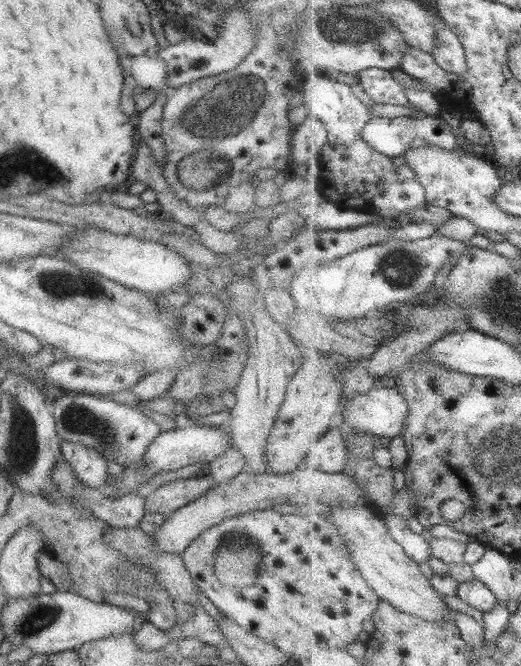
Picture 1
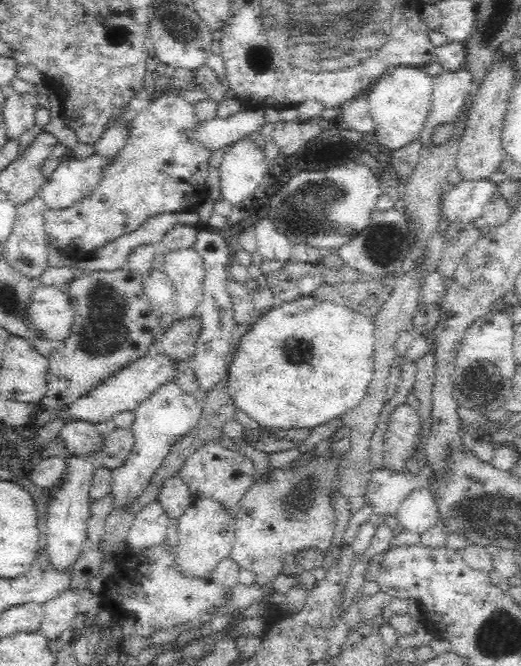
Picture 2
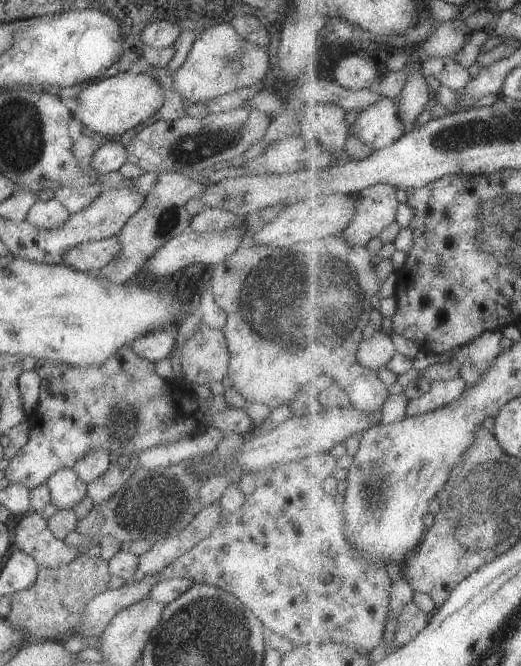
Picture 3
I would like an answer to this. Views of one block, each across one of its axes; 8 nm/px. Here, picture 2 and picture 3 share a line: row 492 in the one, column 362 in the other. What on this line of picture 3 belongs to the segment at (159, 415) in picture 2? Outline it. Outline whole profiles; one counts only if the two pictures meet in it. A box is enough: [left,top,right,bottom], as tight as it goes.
[353,94,407,152]

